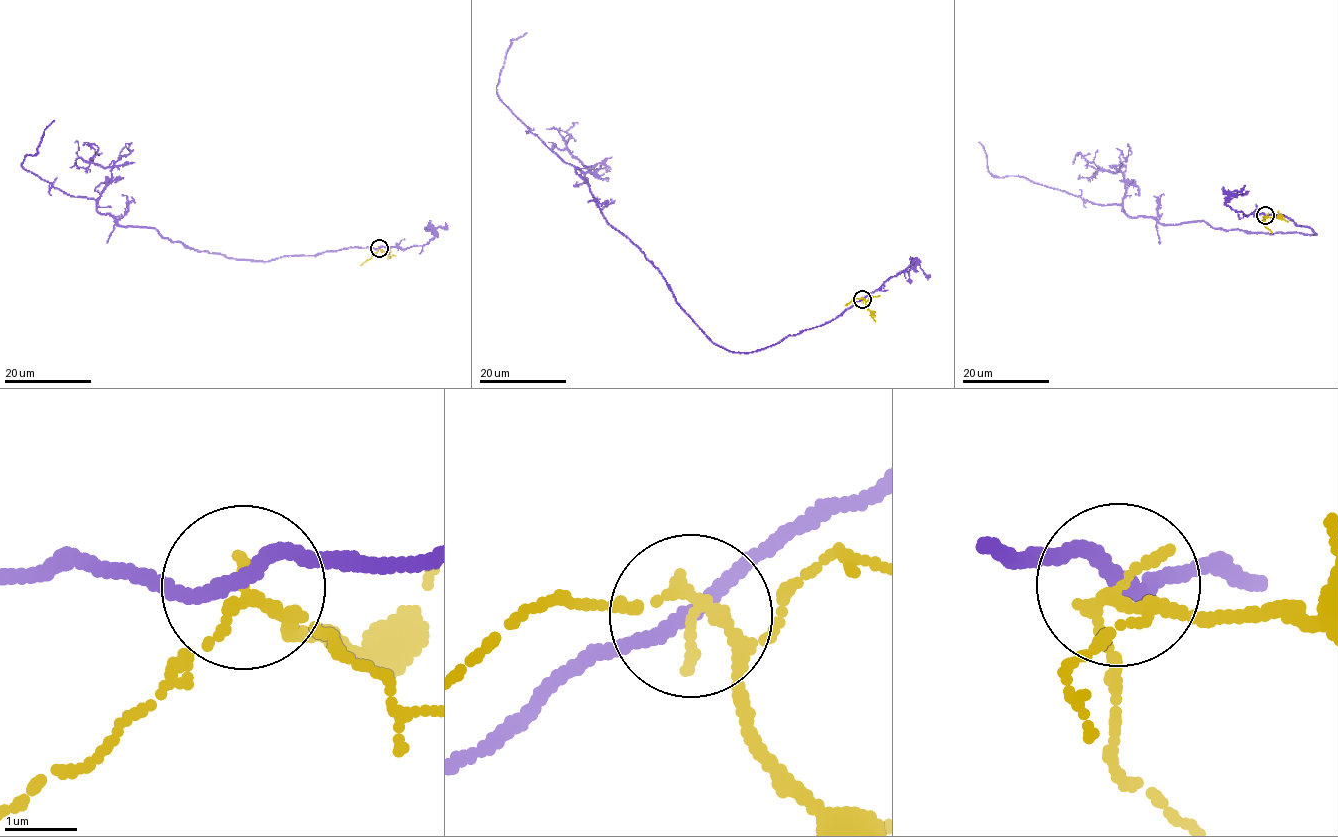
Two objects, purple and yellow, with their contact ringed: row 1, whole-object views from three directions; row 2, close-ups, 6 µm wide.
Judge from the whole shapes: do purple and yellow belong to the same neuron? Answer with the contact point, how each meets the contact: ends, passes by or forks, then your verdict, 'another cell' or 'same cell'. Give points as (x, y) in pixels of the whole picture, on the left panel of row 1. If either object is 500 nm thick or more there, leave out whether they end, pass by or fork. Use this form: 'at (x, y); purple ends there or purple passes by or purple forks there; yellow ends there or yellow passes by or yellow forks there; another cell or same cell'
at (379, 248); purple passes by; yellow forks there; another cell

